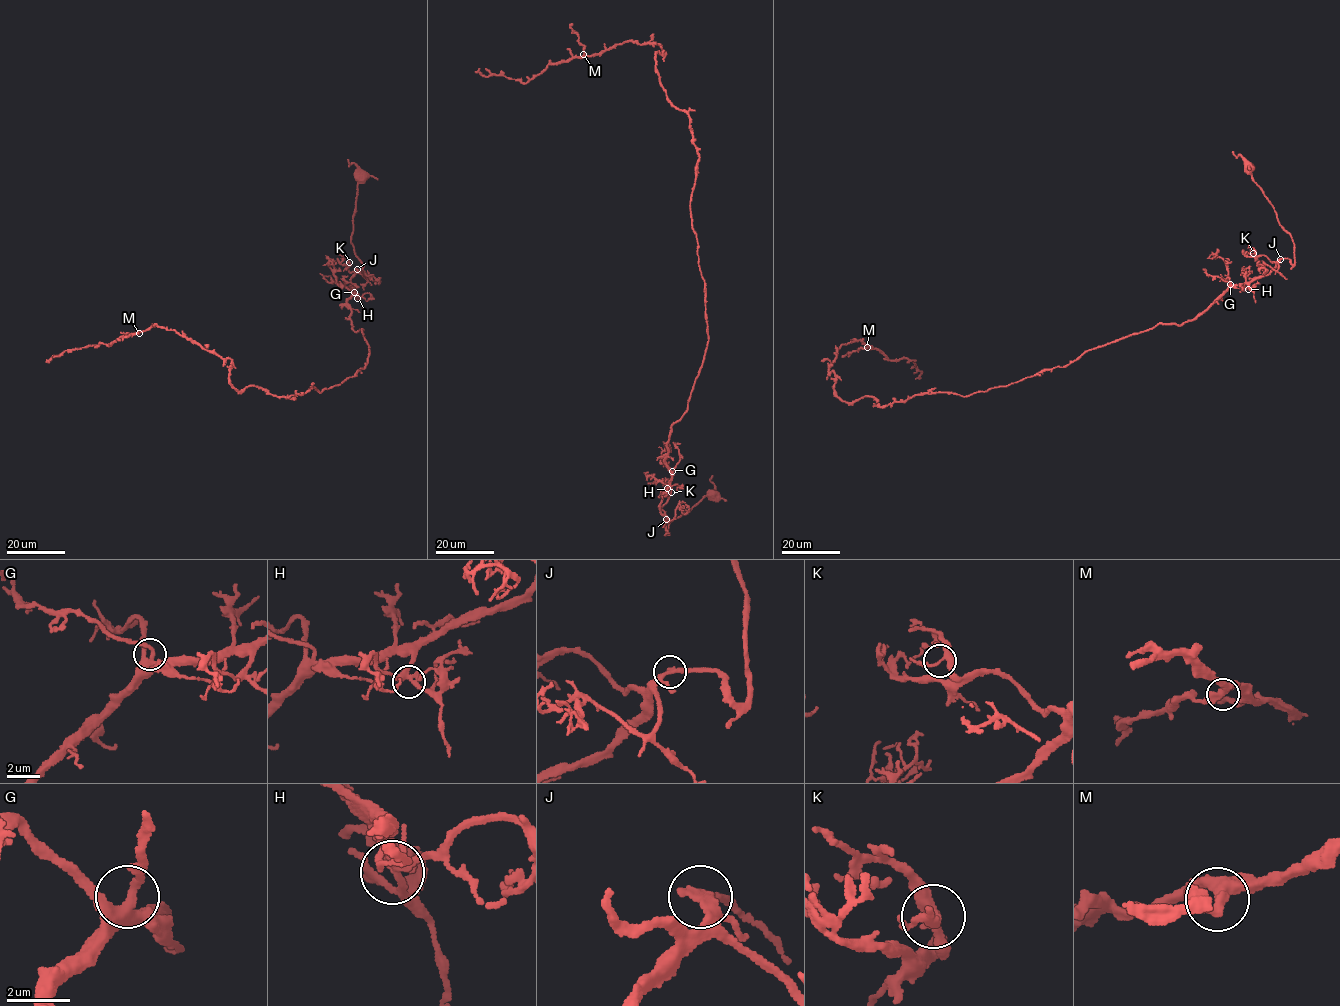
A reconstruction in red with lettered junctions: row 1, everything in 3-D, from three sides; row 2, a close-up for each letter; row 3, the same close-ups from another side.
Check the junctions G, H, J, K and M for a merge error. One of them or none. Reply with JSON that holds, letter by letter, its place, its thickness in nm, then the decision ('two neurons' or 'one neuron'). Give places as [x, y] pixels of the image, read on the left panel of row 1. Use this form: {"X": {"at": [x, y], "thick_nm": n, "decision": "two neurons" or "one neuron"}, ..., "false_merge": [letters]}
{"G": {"at": [354, 292], "thick_nm": 320, "decision": "one neuron"}, "H": {"at": [357, 298], "thick_nm": 280, "decision": "one neuron"}, "J": {"at": [357, 269], "thick_nm": 280, "decision": "one neuron"}, "K": {"at": [349, 262], "thick_nm": 280, "decision": "one neuron"}, "M": {"at": [139, 333], "thick_nm": 360, "decision": "one neuron"}, "false_merge": []}

